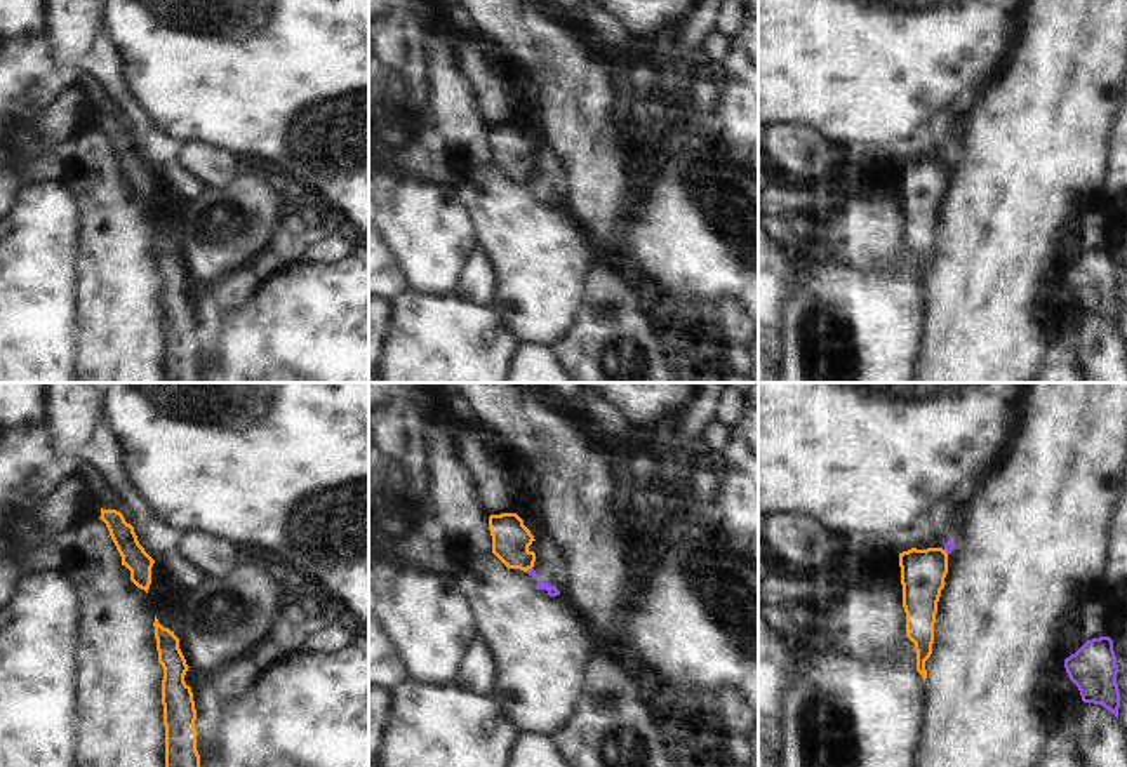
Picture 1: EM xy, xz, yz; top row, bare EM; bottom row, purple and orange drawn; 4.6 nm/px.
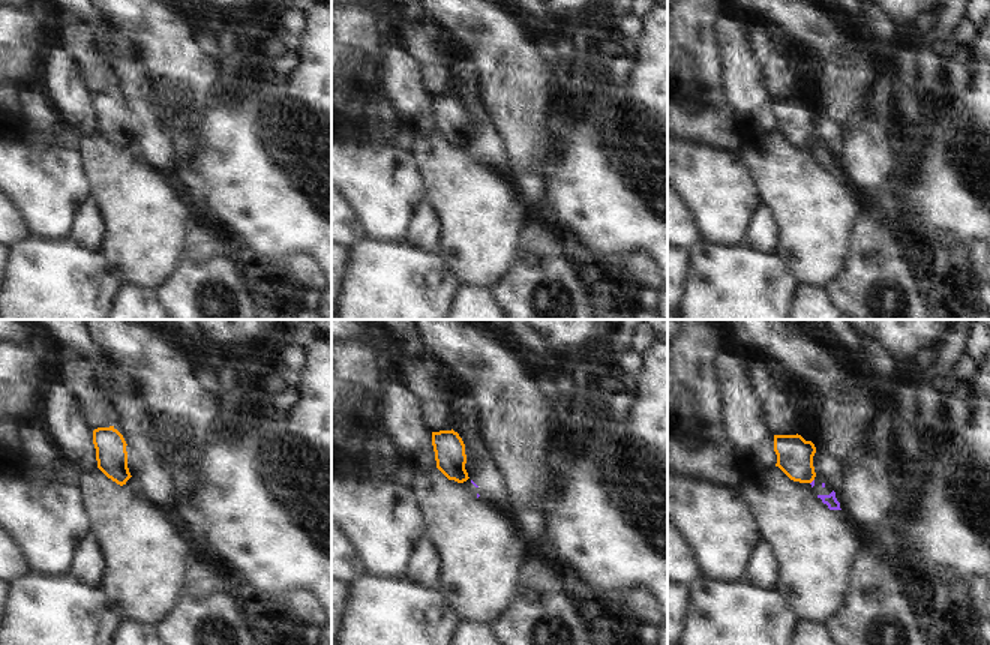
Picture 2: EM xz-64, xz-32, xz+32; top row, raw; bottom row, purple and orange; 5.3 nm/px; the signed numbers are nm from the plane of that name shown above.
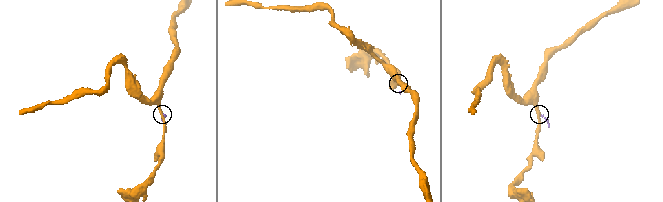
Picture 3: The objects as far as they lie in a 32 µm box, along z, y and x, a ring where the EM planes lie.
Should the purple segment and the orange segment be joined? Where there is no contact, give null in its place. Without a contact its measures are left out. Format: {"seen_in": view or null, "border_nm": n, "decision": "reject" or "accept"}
{"seen_in": "xz", "border_nm": 40, "decision": "reject"}

